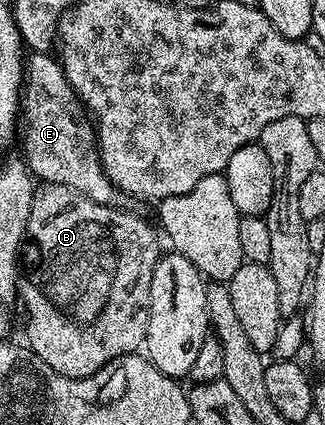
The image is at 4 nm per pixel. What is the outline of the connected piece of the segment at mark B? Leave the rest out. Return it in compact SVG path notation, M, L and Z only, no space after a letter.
M52 182L42 183L33 196L25 241L21 247L21 266L25 271L26 281L28 278L35 285L35 291L27 298L27 339L25 342L36 356L45 360L45 364L49 364L53 372L66 378L87 378L90 374L95 374L106 362L111 362L122 354L136 353L144 345L147 337L147 321L151 311L151 281L155 265L159 263L161 257L161 249L159 250L161 238L156 231L155 235L153 231L147 230L145 219L138 218L137 215L123 209L119 206L97 204L73 188Z

